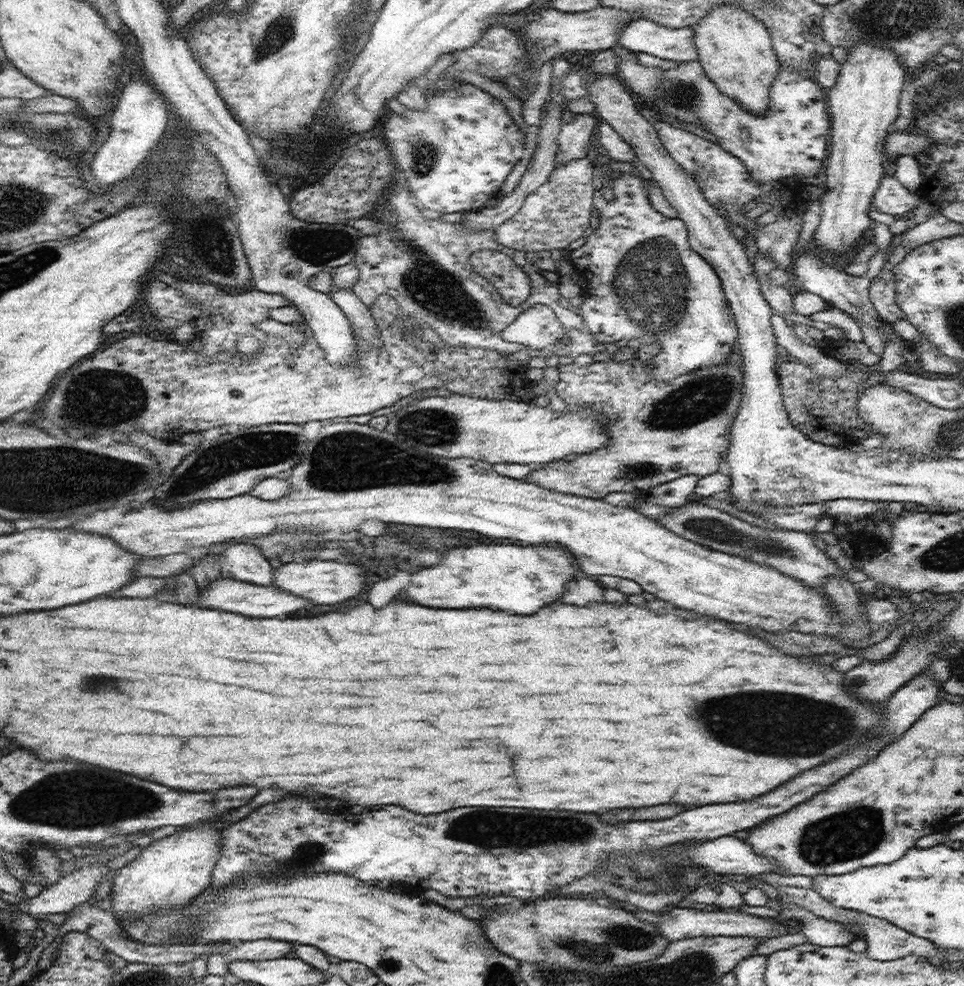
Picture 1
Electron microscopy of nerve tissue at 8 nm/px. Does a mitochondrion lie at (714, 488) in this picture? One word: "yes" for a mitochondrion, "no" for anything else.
no

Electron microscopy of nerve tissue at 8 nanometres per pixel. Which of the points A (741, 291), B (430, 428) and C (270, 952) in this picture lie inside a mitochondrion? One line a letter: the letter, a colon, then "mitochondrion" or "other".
A: other
B: mitochondrion
C: other

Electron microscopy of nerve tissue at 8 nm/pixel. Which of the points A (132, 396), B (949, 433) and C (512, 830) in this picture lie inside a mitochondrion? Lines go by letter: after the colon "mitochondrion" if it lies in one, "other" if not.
A: mitochondrion
B: mitochondrion
C: mitochondrion

